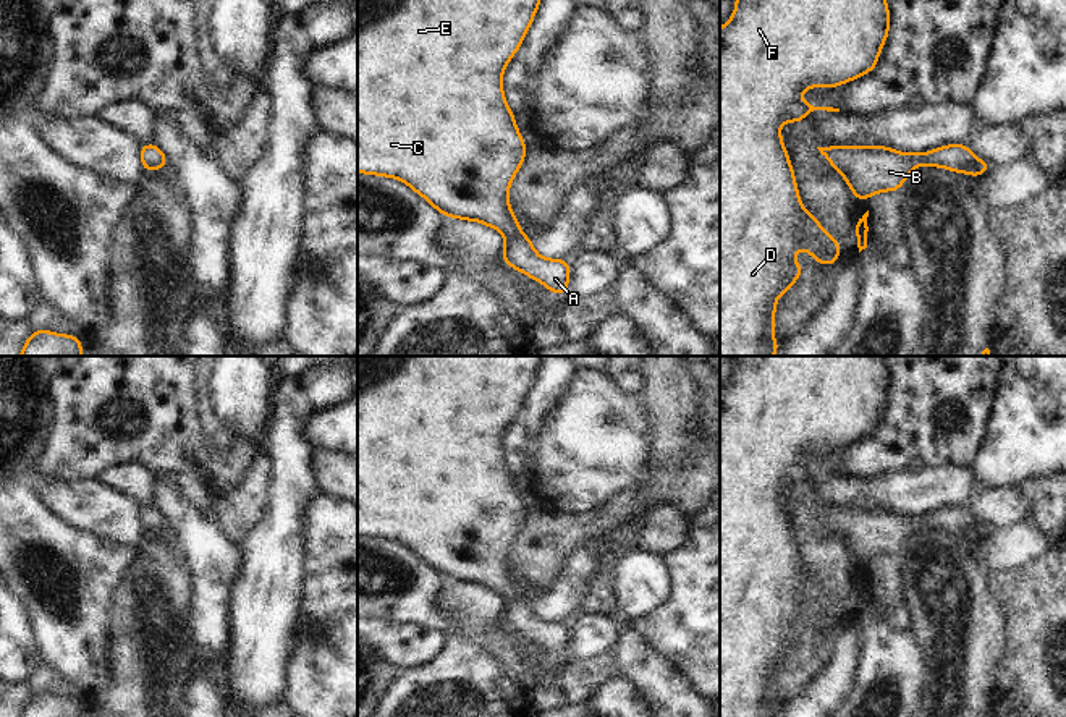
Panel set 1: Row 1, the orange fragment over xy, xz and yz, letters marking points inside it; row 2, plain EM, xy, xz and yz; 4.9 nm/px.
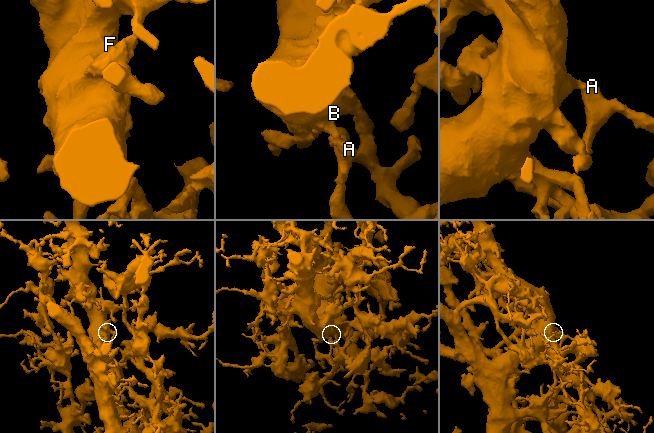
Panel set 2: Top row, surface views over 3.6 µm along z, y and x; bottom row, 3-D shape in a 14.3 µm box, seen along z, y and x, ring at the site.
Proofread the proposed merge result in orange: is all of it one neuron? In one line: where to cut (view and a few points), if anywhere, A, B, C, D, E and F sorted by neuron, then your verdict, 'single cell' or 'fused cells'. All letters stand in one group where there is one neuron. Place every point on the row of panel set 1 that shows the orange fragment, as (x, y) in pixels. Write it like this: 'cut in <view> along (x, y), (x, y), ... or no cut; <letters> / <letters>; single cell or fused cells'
no cut; A B C D E F; single cell

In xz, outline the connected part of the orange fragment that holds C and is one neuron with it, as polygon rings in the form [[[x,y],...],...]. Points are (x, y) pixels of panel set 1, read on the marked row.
[[[357,0],[357,172],[398,178],[425,197],[440,214],[461,220],[476,220],[505,235],[503,261],[527,277],[540,282],[555,295],[566,295],[569,261],[542,259],[531,240],[519,230],[518,217],[508,204],[508,188],[524,162],[526,144],[508,108],[501,76],[505,66],[521,47],[540,0]]]

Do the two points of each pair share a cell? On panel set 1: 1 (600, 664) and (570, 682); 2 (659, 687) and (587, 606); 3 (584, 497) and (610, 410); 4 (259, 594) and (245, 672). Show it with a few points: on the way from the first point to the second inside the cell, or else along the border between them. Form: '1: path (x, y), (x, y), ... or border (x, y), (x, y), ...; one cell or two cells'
1: path (592, 672), (578, 680); one cell
2: path (639, 662), (630, 648), (623, 623), (612, 612); one cell
3: path (584, 476), (584, 455), (596, 442), (597, 431); one cell
4: path (259, 614), (258, 653); one cell

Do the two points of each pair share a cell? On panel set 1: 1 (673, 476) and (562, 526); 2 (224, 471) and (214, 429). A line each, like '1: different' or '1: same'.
1: same
2: same

